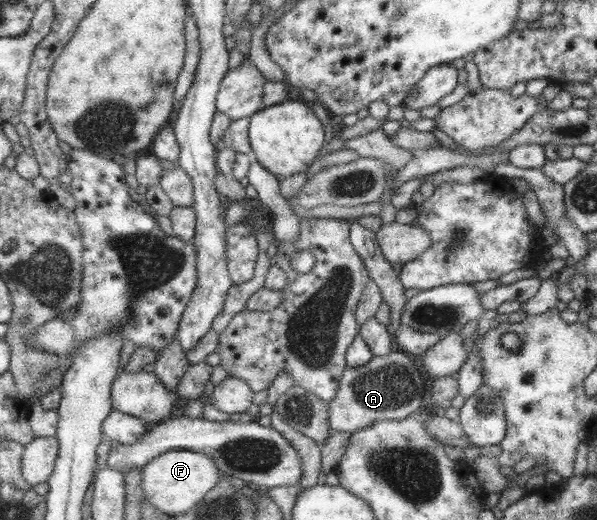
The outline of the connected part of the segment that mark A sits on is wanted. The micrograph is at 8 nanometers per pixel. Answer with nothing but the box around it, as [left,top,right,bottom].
[327,349,424,435]

